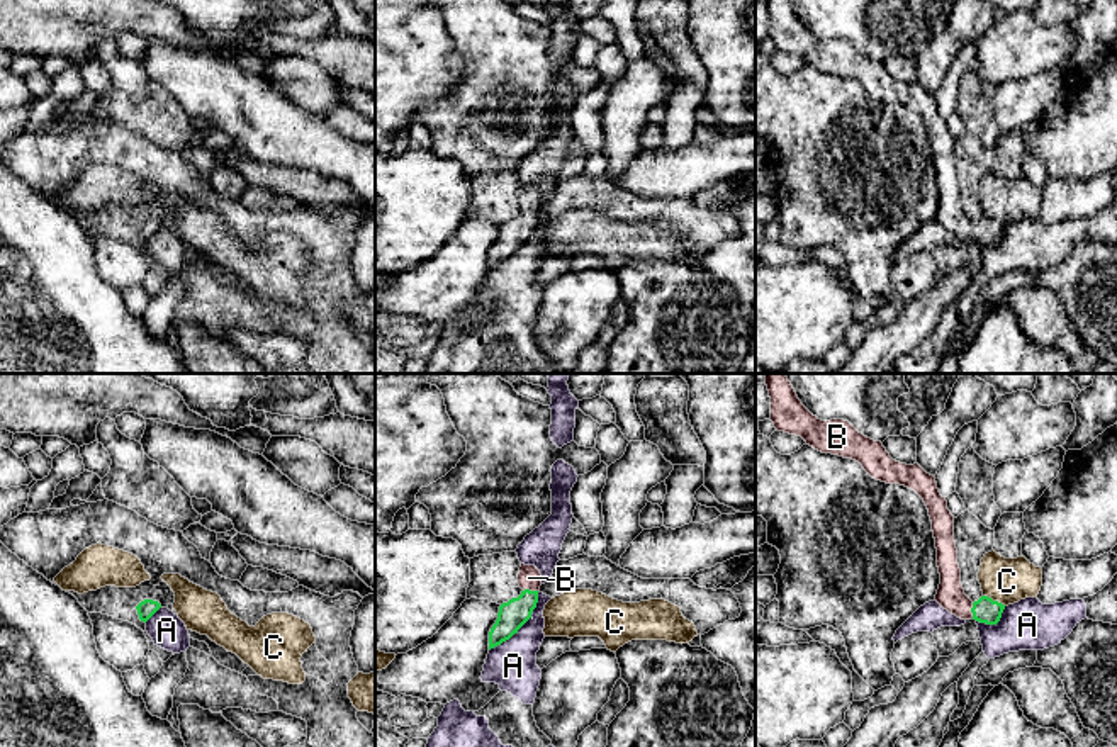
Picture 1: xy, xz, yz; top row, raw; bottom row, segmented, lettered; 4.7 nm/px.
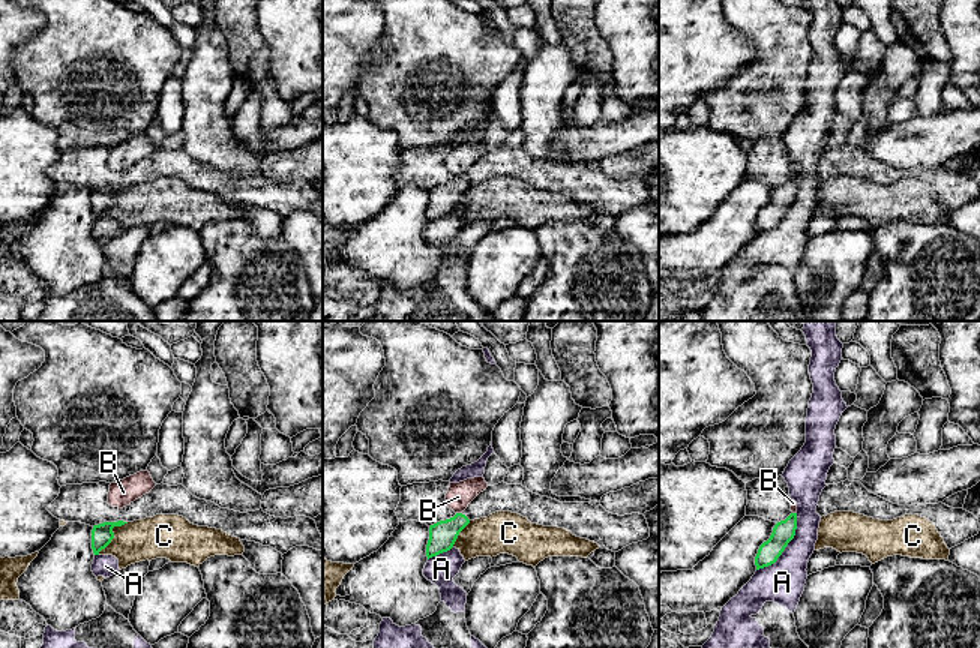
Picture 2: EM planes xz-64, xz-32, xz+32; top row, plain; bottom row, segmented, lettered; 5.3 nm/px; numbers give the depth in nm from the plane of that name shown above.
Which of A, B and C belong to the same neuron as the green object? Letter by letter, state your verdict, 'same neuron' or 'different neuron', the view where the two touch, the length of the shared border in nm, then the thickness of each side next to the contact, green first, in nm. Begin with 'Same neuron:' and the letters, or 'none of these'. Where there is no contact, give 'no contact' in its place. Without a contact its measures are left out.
Same neuron: B
A: different neuron; contact in xz; length 380 nm; calibres 140 and 220 nm
B: same neuron; contact in xz; length 70 nm; calibres 140 and 110 nm
C: different neuron; contact in yz; length 120 nm; calibres 120 and 220 nm

